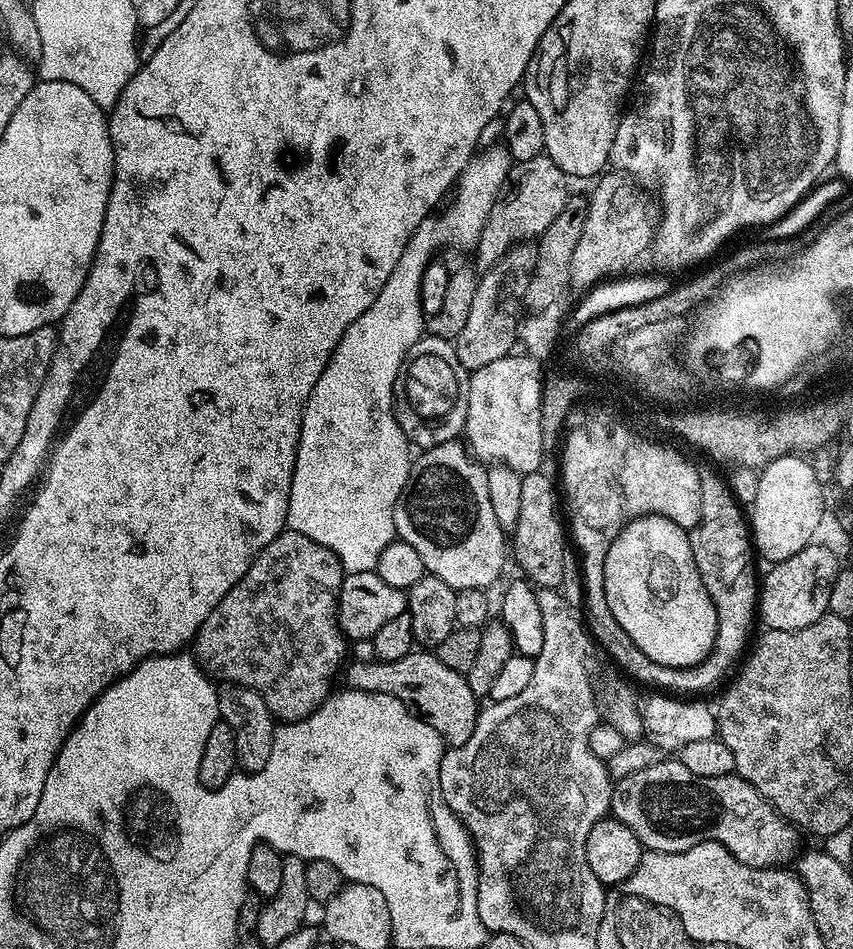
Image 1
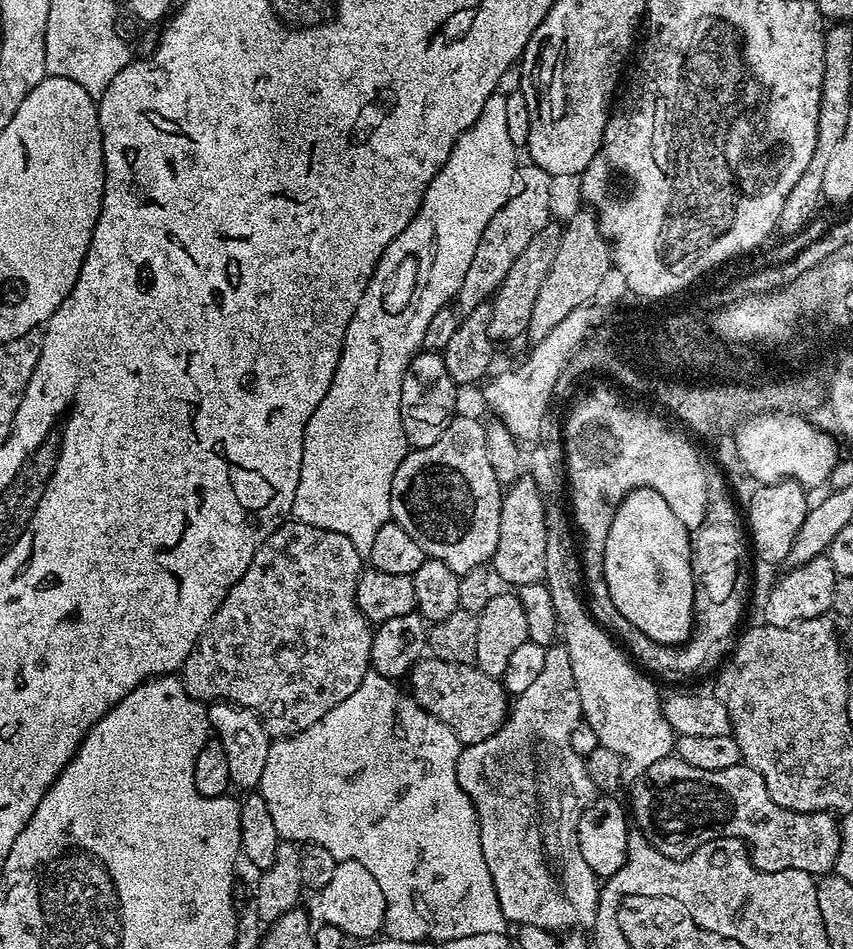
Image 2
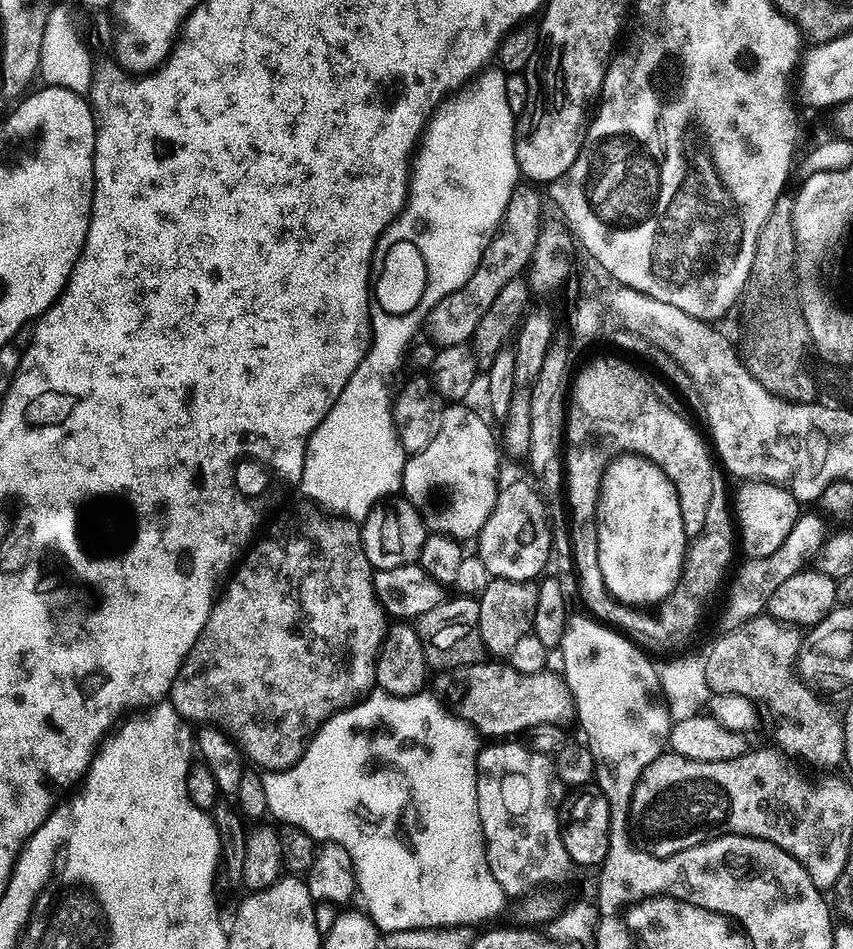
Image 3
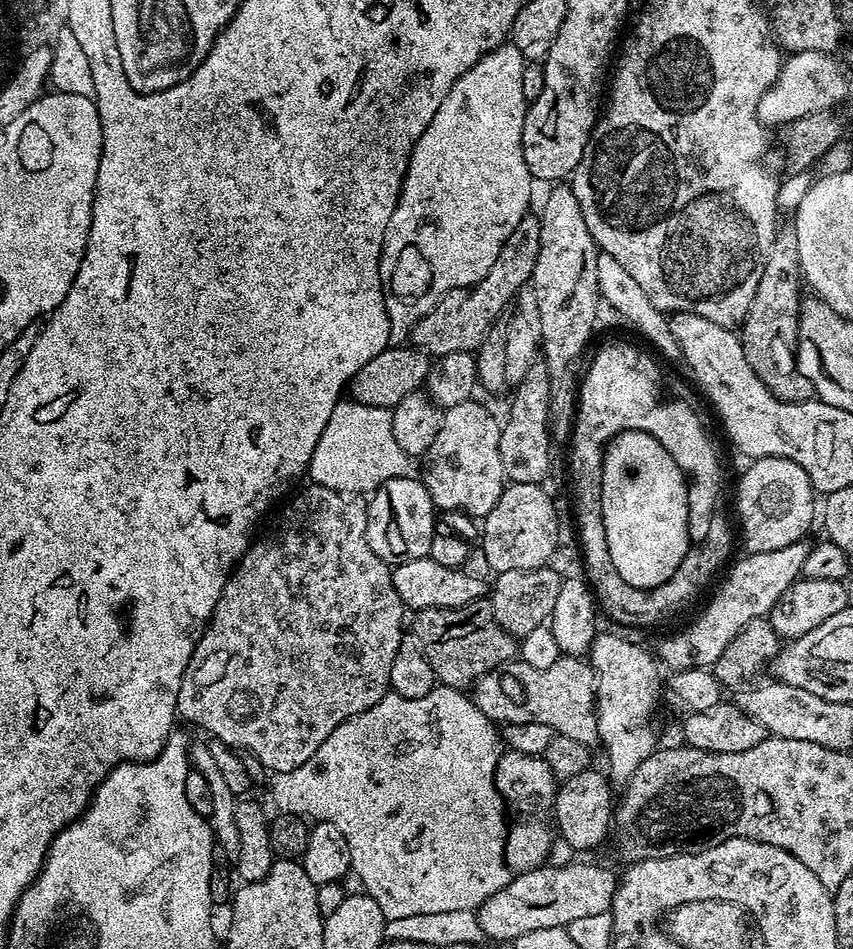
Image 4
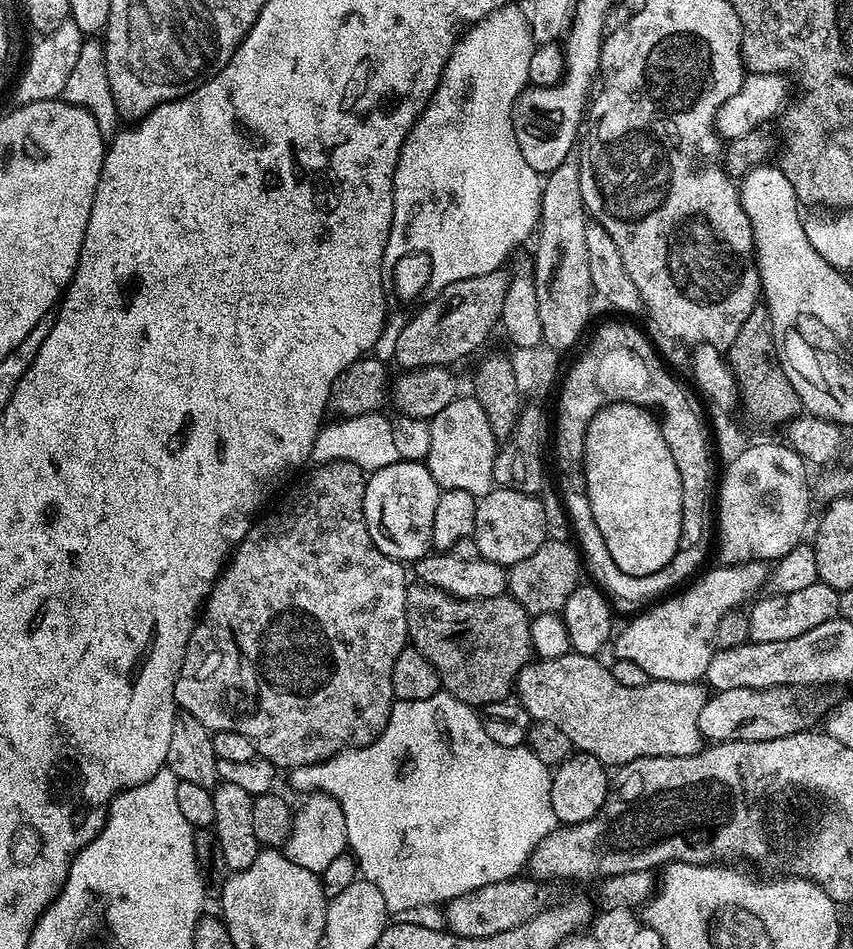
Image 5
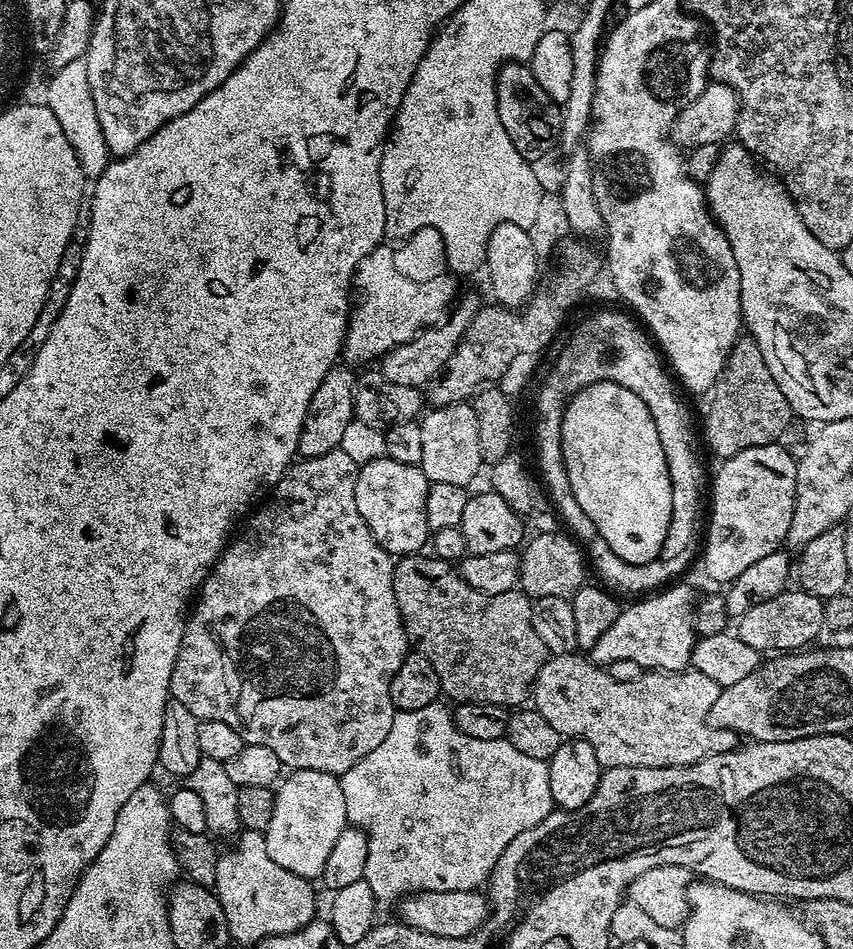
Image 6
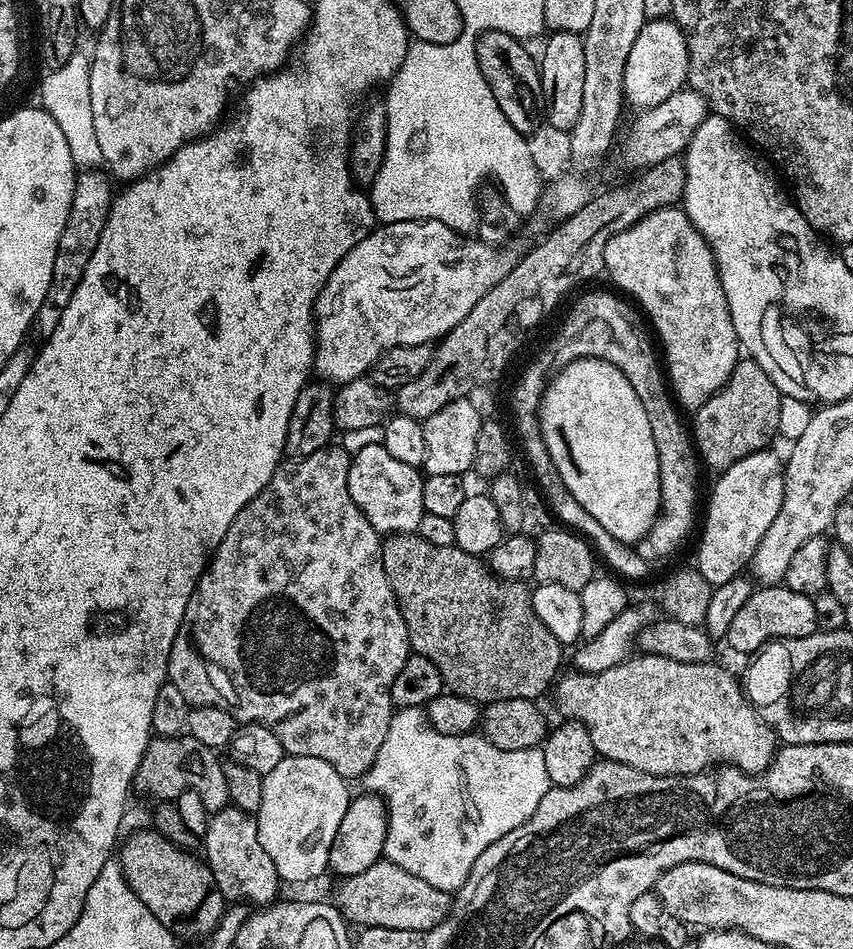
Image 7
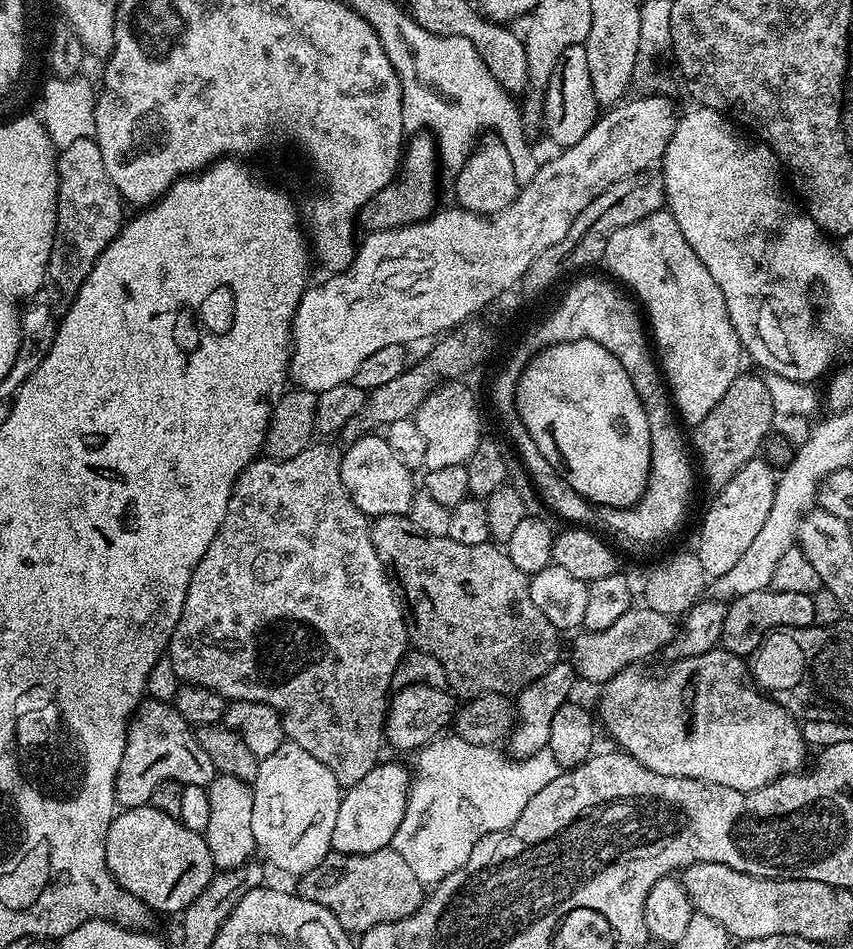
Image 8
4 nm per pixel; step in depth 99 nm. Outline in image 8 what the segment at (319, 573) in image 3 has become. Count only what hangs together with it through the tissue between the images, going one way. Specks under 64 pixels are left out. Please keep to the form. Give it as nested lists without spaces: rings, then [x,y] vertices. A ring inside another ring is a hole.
[[[332,442],[320,443],[324,444],[310,443],[308,448],[289,460],[257,458],[237,478],[218,534],[214,542],[210,542],[210,550],[202,554],[202,562],[198,562],[190,578],[184,613],[178,618],[178,626],[168,643],[166,656],[171,660],[177,677],[183,683],[199,684],[201,688],[217,692],[228,702],[245,700],[275,708],[283,714],[285,737],[291,743],[302,746],[302,750],[310,750],[314,758],[322,762],[322,766],[332,771],[341,789],[347,790],[362,782],[362,778],[366,778],[366,774],[370,774],[372,767],[381,759],[380,746],[385,743],[384,722],[388,713],[390,693],[393,691],[394,670],[404,653],[409,651],[410,641],[398,593],[388,575],[384,573],[382,562],[374,550],[369,517],[360,512],[358,506],[354,506],[342,482],[341,449],[336,449]]]

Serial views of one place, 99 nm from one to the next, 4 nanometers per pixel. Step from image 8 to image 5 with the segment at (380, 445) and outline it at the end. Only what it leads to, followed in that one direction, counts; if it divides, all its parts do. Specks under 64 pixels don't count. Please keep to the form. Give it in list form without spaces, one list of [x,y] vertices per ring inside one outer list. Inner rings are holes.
[[[396,459],[390,466],[375,469],[364,482],[364,525],[370,534],[372,544],[379,552],[392,560],[415,562],[429,555],[432,542],[432,523],[434,510],[442,489],[434,482],[427,463],[419,460]]]

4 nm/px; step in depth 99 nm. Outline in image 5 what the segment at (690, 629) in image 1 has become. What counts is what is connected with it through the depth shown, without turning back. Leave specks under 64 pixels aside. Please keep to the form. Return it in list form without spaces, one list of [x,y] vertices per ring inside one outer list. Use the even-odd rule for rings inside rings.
[[[605,404],[594,413],[584,430],[582,471],[590,514],[614,566],[634,576],[662,570],[662,566],[670,562],[677,549],[675,543],[668,544],[668,535],[671,532],[673,535],[674,518],[680,514],[680,475],[662,438],[657,417],[651,415],[655,416],[647,407],[639,404]]]

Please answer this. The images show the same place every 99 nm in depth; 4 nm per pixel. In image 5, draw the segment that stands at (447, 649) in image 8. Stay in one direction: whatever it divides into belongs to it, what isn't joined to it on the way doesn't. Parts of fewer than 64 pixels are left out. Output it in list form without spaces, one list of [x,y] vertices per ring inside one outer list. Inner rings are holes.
[[[419,582],[413,585],[404,594],[408,640],[434,666],[441,689],[469,706],[503,701],[513,691],[516,675],[534,656],[528,630],[529,613],[508,594],[485,600],[456,600],[437,588],[427,588]]]

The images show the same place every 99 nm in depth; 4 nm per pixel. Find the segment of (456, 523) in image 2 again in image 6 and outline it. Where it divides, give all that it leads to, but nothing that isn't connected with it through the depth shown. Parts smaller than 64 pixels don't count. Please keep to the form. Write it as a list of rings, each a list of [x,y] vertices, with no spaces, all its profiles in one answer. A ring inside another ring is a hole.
[[[465,402],[463,404],[451,404],[445,408],[432,408],[423,413],[419,426],[422,430],[422,462],[418,466],[426,474],[429,482],[433,484],[451,482],[454,486],[471,485],[471,480],[479,474],[480,466],[482,467],[478,440],[478,421],[475,417],[473,405]]]

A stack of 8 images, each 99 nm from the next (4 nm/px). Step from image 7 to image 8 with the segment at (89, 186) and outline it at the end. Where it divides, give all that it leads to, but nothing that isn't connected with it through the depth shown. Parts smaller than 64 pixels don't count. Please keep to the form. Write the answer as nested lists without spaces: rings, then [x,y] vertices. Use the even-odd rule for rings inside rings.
[[[93,137],[80,138],[78,142],[59,149],[56,157],[56,233],[48,259],[47,279],[52,280],[67,294],[74,294],[90,274],[96,259],[110,246],[110,242],[126,223],[126,202],[118,194],[118,186],[110,182]]]

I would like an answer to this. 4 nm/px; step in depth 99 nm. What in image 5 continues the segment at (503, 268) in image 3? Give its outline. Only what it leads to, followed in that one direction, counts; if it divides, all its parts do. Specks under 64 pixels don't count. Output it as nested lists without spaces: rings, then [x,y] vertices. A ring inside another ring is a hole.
[[[497,270],[478,278],[450,282],[450,286],[435,293],[431,297],[432,301],[417,316],[410,317],[396,336],[392,352],[401,364],[401,369],[452,366],[455,360],[470,355],[487,338],[492,323],[497,323],[504,291],[508,289],[509,283],[510,276],[504,270]]]

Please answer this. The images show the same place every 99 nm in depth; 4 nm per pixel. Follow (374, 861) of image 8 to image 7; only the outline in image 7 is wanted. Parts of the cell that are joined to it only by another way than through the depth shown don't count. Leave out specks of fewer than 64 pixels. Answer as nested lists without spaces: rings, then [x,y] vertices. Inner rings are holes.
[[[383,858],[370,866],[370,870],[343,877],[339,883],[334,903],[349,925],[360,924],[361,929],[389,928],[425,932],[445,920],[452,907],[449,893],[438,890],[438,886],[432,886],[430,882],[422,882],[422,878],[414,878],[410,870],[402,870],[402,866]]]

